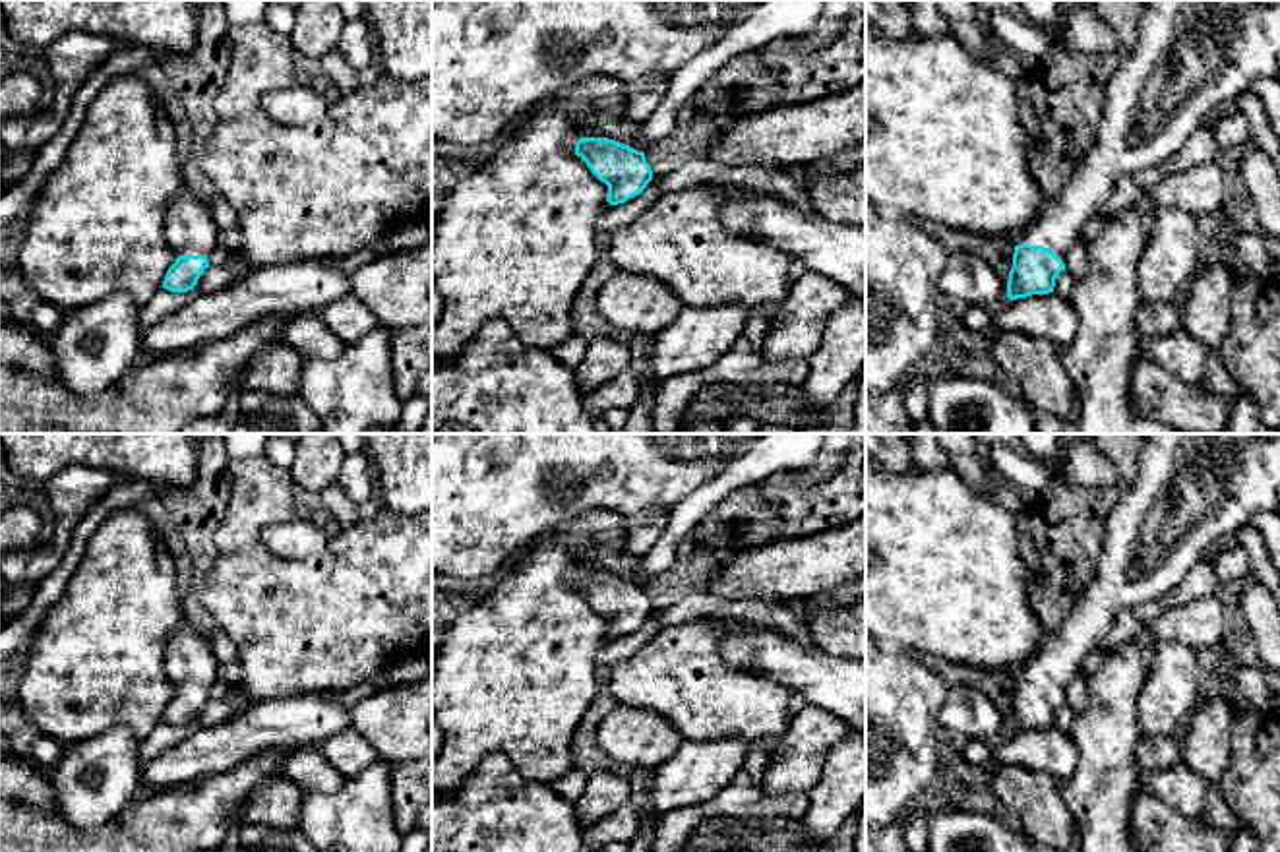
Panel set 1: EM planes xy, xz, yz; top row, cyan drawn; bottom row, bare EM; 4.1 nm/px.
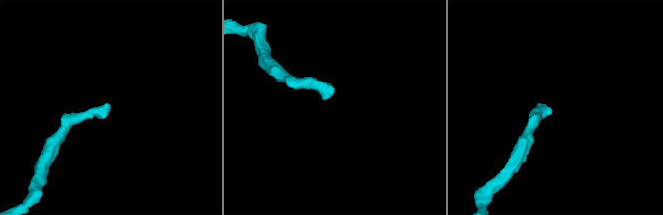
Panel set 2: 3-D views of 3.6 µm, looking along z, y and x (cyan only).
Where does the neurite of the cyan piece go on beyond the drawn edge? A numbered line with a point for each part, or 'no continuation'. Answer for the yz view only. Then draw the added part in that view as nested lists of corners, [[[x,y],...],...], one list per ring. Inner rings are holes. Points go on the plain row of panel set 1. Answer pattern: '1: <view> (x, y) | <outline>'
1: yz (1191, 494) | [[[1150,434],[1137,459],[1135,482],[1123,490],[1104,525],[1092,581],[1059,629],[1030,656],[1024,676],[1063,691],[1081,676],[1086,656],[1100,647],[1121,612],[1173,591],[1257,511],[1276,511],[1280,490],[1280,434]]]

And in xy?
1: xy (188, 659) | [[[188,620],[170,635],[165,672],[176,689],[207,689],[217,680],[219,660],[211,643]]]

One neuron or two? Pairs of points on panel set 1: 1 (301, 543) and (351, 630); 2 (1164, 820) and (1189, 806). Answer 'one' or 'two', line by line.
1: two
2: two

